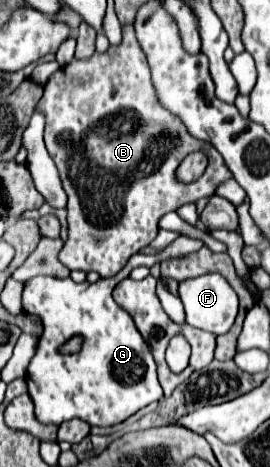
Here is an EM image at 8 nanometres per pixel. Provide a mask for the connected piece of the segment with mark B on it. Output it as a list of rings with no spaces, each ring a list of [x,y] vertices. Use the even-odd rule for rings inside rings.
[[[133,24],[123,28],[123,42],[119,46],[111,46],[105,54],[95,52],[89,60],[71,60],[67,66],[59,68],[45,84],[45,94],[37,106],[47,116],[45,146],[55,160],[63,188],[69,196],[69,238],[59,252],[59,260],[71,270],[95,270],[101,278],[115,276],[135,252],[153,242],[159,234],[159,220],[163,214],[187,202],[213,196],[221,182],[233,178],[221,154],[211,144],[189,136],[179,118],[159,106],[147,58],[135,40]],[[191,152],[203,152],[209,158],[209,166],[199,180],[181,184],[173,180],[173,170]]]

